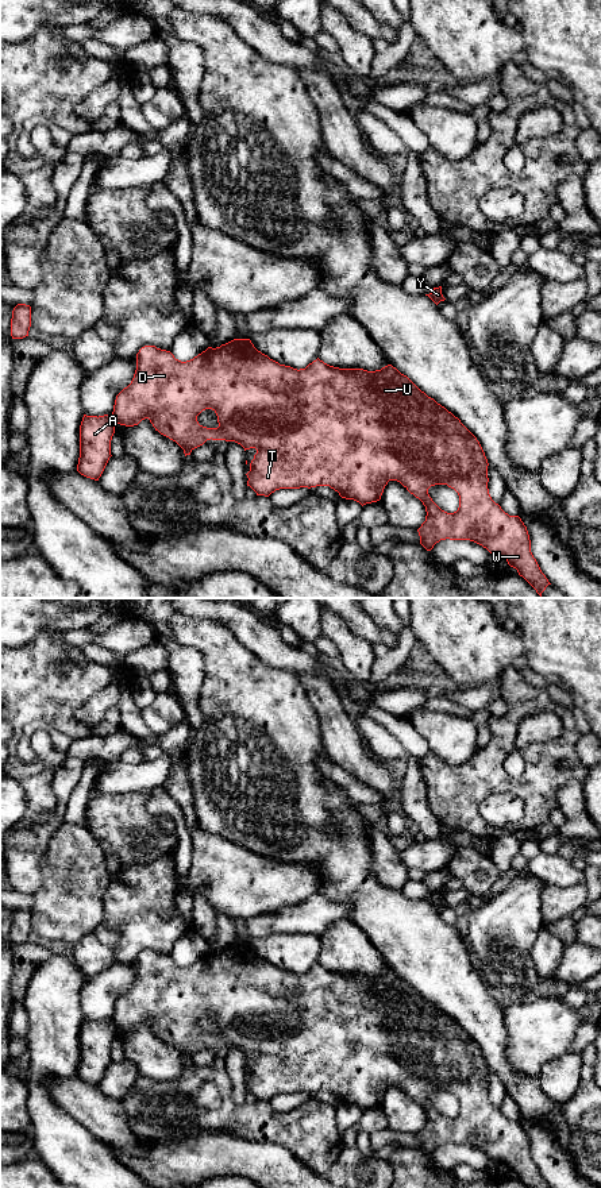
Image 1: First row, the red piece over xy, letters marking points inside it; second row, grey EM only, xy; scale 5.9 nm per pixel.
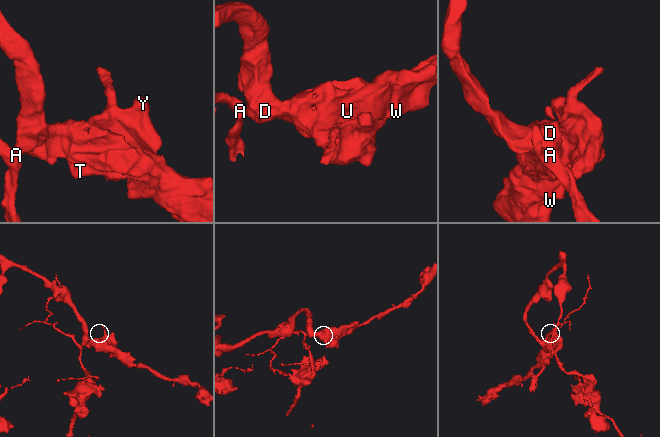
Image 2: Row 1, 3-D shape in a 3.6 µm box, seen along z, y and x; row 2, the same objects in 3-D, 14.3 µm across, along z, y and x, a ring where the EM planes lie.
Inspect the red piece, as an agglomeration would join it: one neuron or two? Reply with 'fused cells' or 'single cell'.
fused cells

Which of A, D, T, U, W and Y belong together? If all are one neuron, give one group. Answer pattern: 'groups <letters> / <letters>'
groups A / D T U W Y

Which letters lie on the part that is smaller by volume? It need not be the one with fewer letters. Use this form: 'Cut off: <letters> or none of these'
Cut off: D, T, U, W, Y

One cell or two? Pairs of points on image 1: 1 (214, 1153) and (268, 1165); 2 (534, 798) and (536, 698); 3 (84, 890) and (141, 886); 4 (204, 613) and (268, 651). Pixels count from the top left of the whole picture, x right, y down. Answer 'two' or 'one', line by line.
1: one
2: one
3: two
4: one

